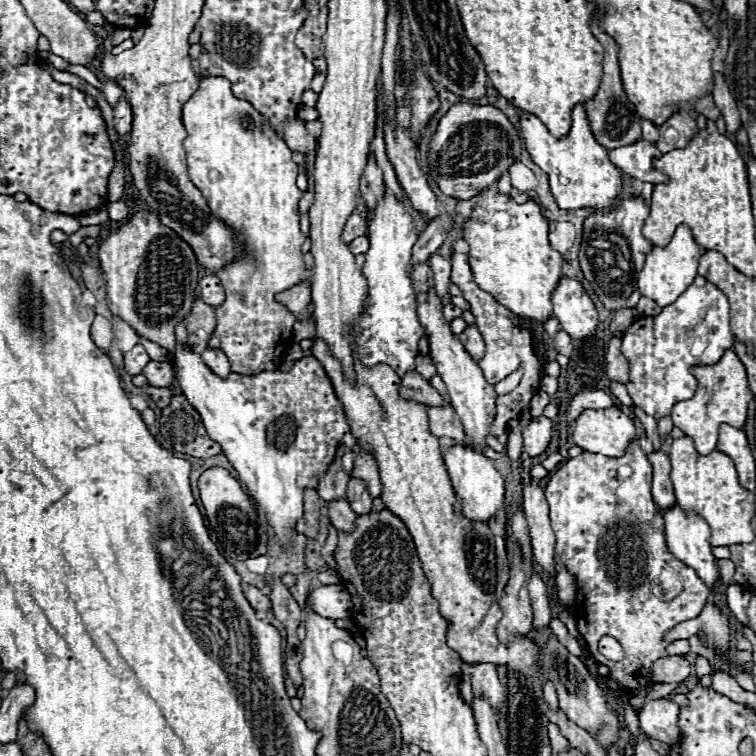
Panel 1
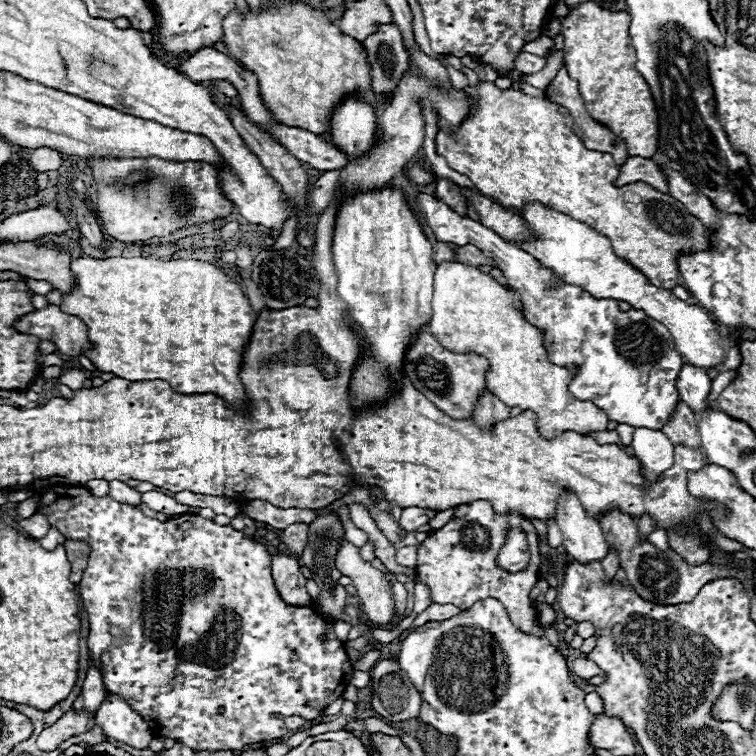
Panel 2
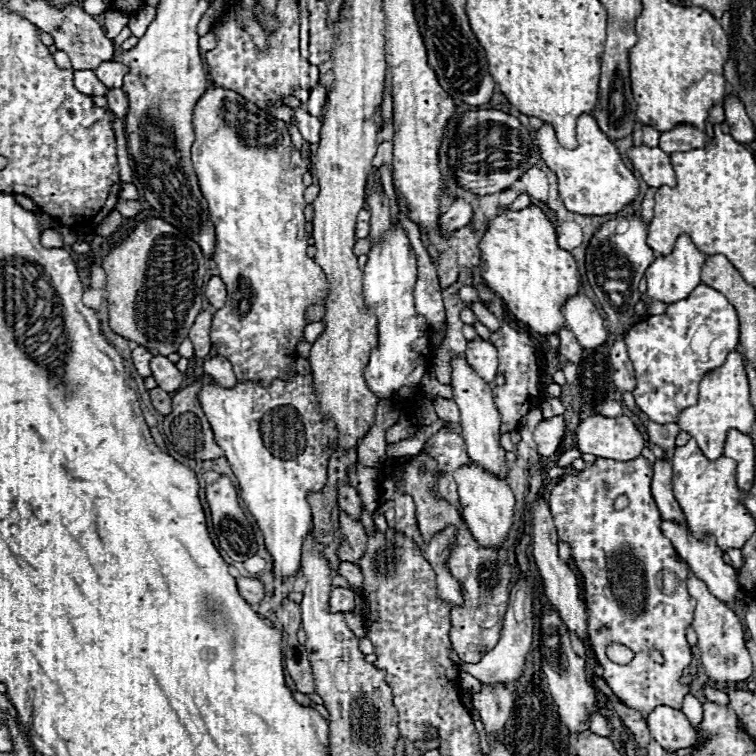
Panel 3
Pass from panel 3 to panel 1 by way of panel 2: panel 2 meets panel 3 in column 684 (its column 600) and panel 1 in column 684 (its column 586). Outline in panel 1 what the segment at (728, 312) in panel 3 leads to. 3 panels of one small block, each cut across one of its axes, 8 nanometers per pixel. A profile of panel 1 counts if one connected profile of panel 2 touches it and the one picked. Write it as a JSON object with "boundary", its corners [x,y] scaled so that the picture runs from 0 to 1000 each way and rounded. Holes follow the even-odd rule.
{"boundary":[[[921,365],[892,402],[881,405],[870,418],[844,418],[823,444],[823,468],[833,481],[828,513],[839,537],[868,556],[886,550],[892,534],[913,529],[923,513],[923,503],[913,489],[918,484],[947,481],[968,455],[971,442],[966,434],[963,394],[944,376]]]}

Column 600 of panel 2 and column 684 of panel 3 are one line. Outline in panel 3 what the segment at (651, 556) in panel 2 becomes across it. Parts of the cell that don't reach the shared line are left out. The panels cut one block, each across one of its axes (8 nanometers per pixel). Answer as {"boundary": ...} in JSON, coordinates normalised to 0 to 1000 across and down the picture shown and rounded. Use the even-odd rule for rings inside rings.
{"boundary":[[[868,608],[868,614],[865,614],[862,656],[870,667],[870,675],[878,688],[889,688],[894,693],[907,696],[905,677],[889,653],[889,614],[884,608]]]}

